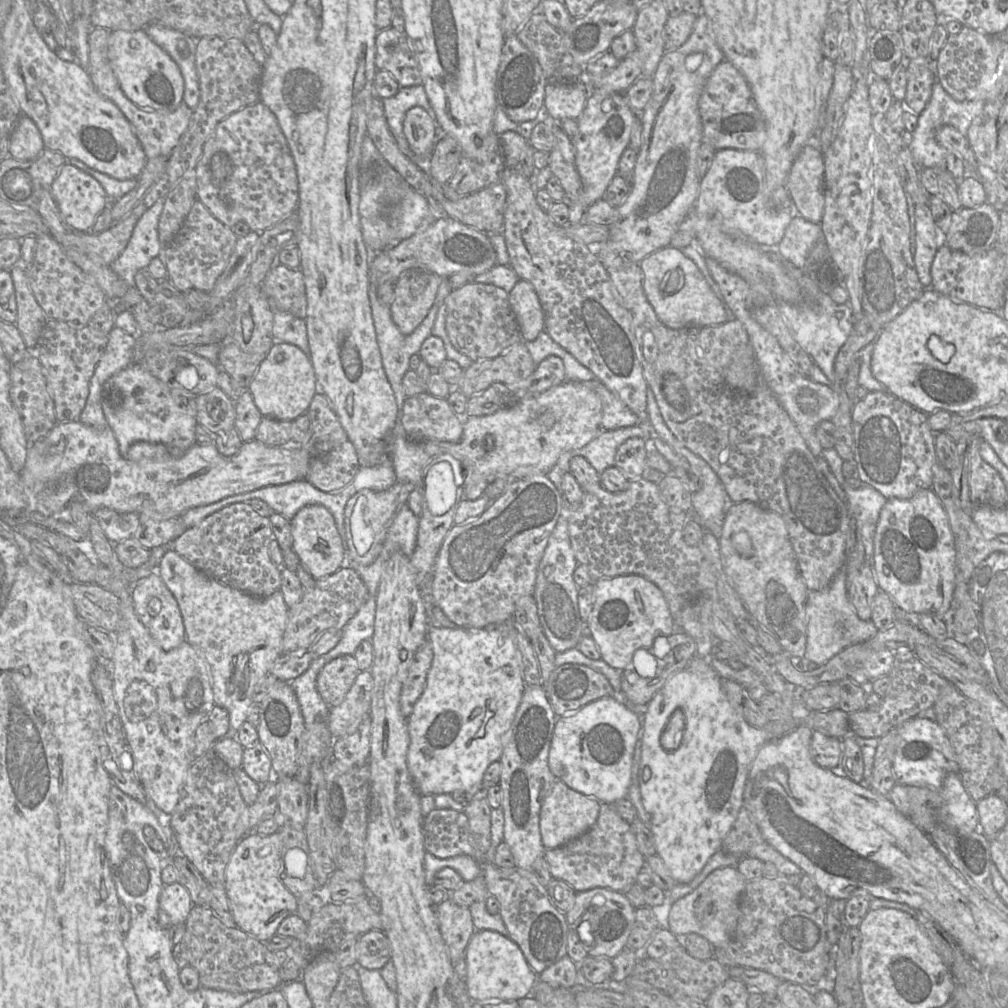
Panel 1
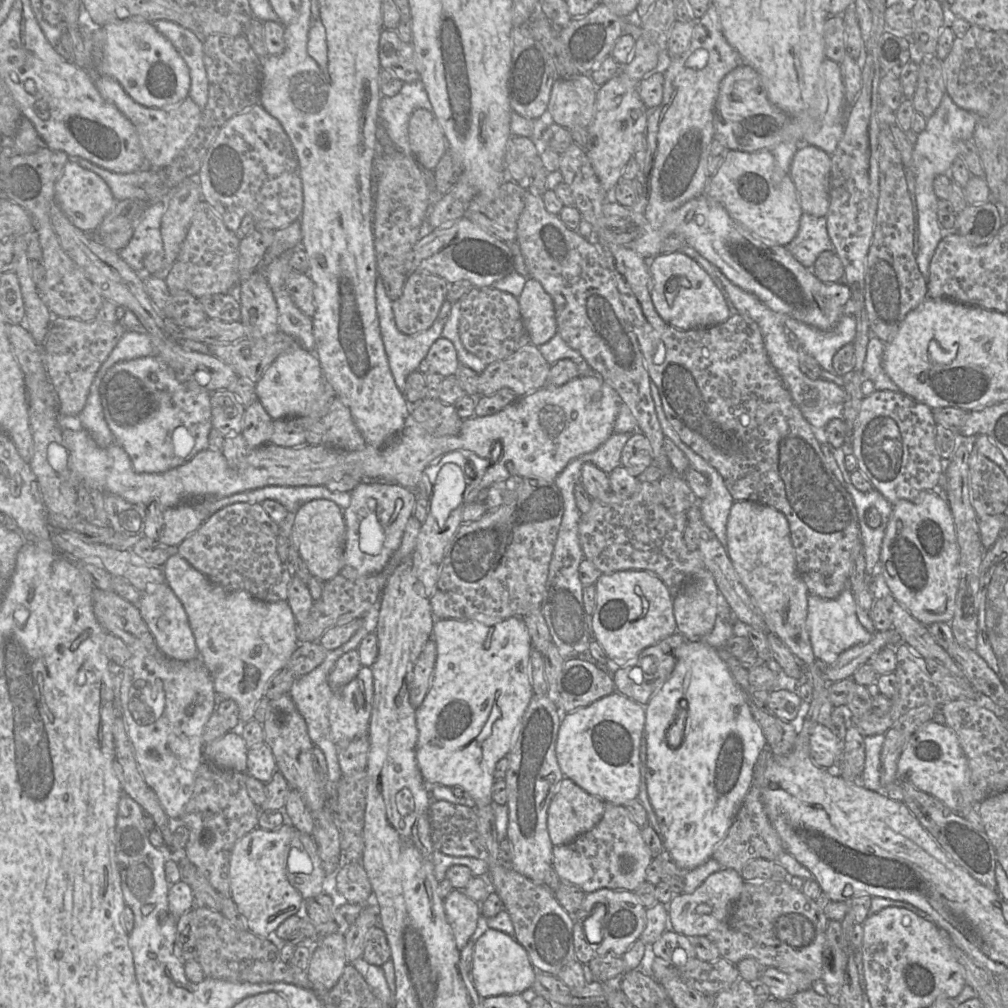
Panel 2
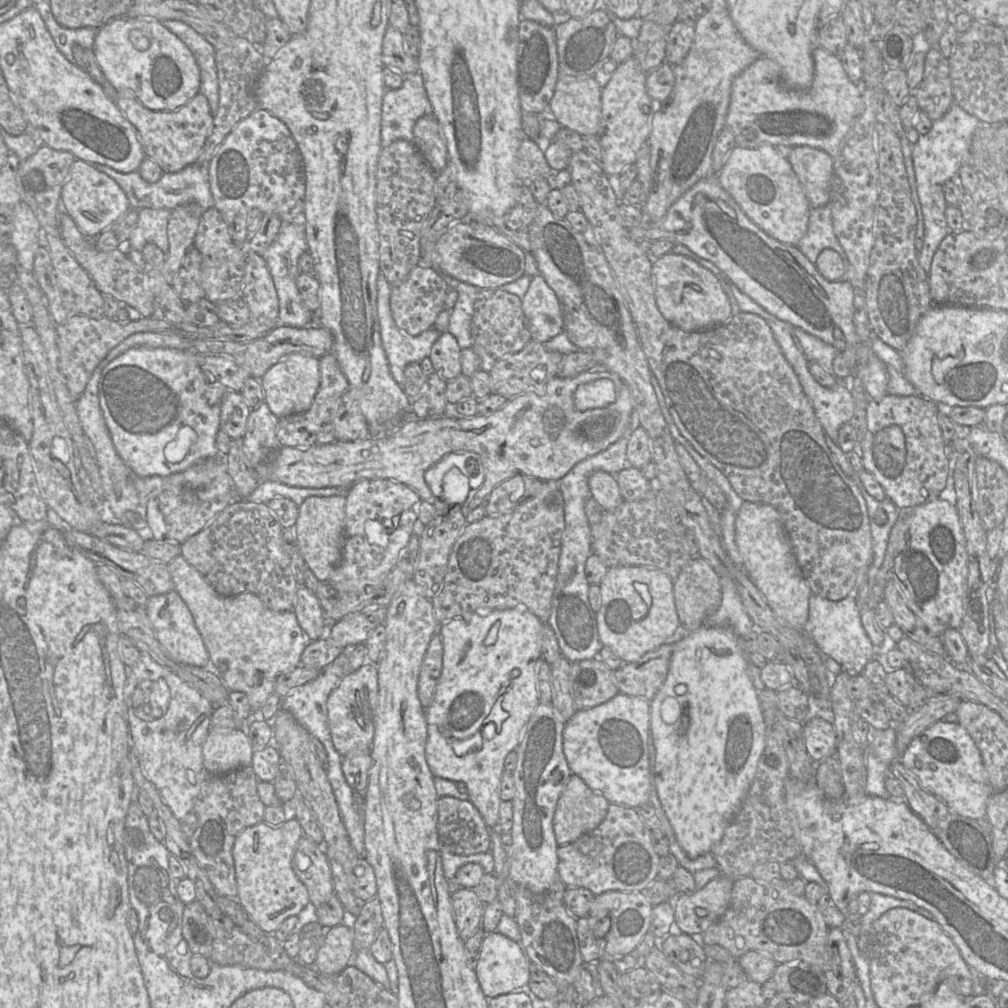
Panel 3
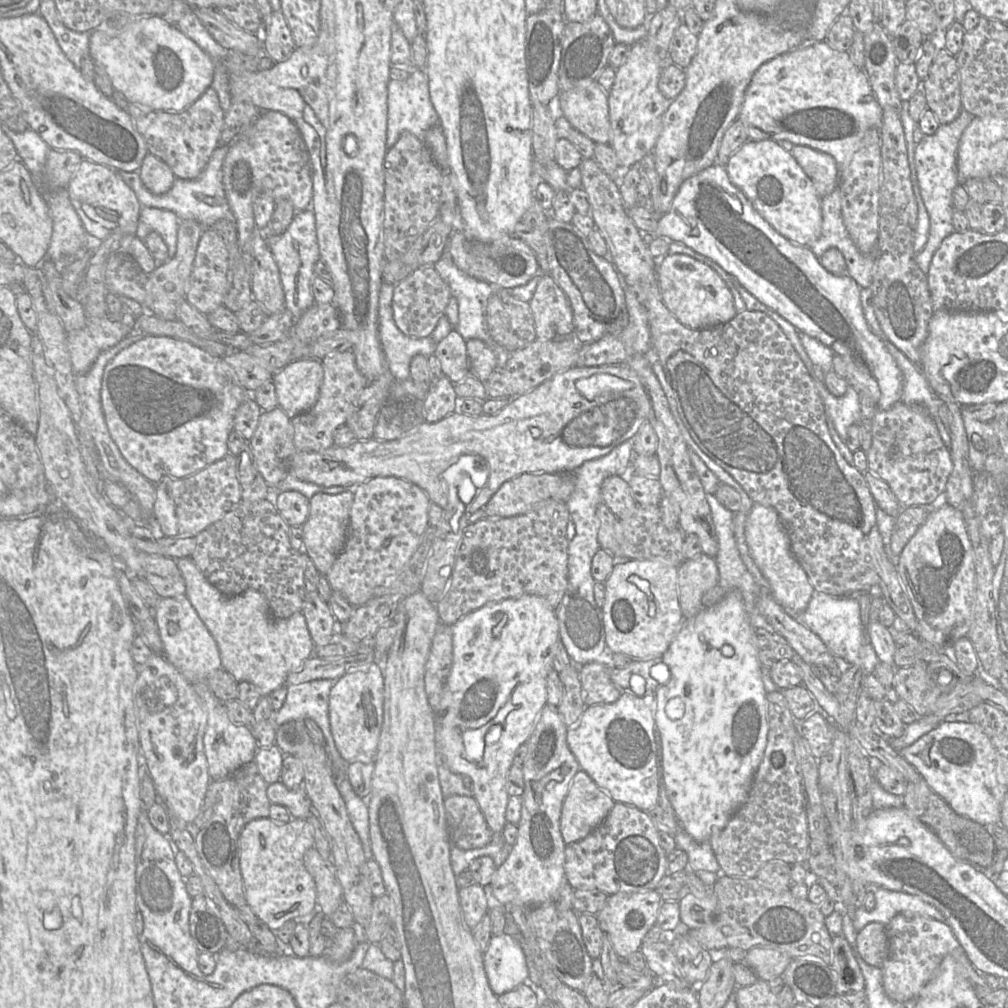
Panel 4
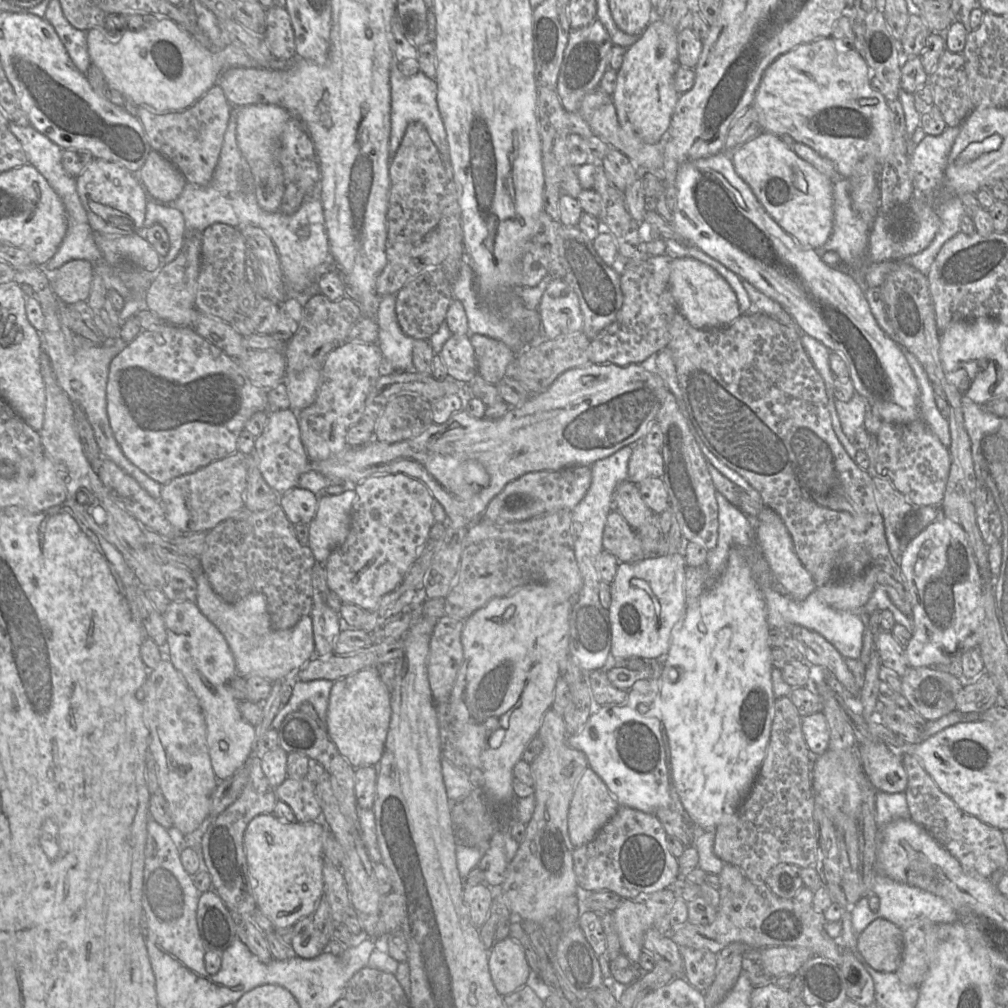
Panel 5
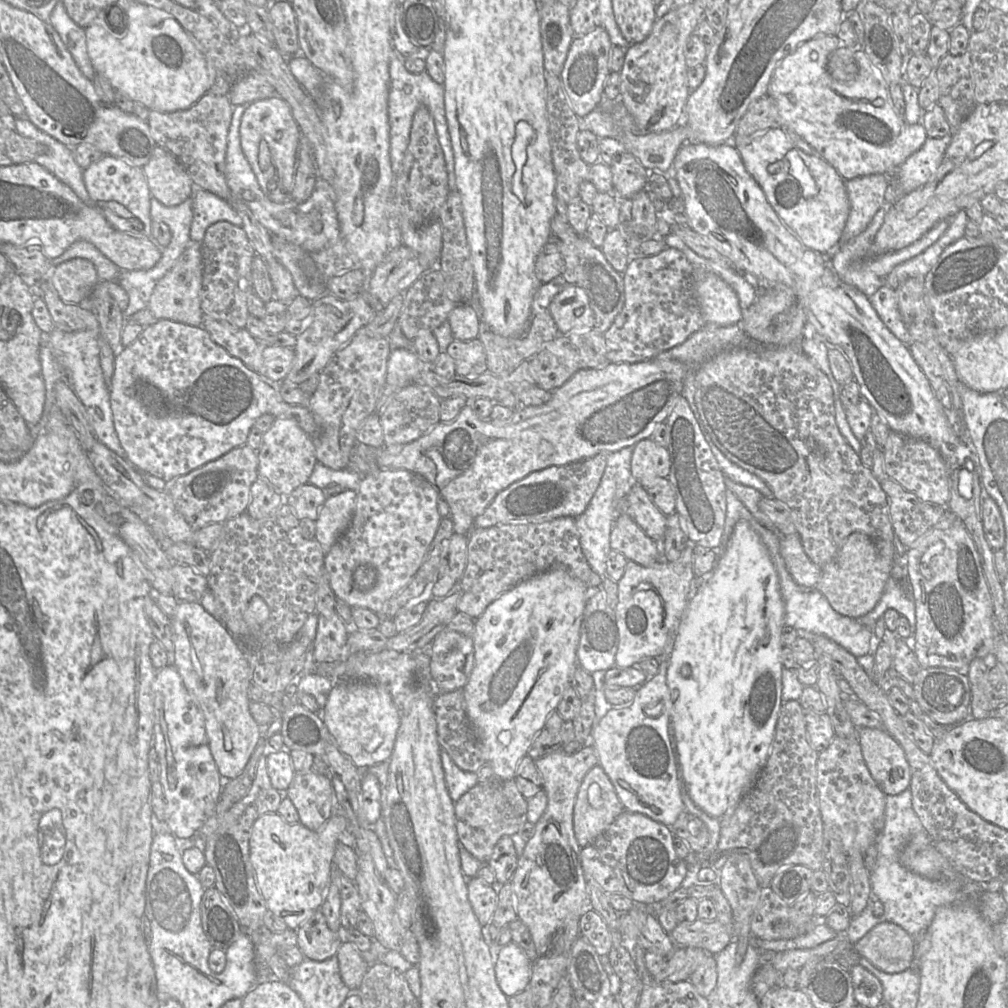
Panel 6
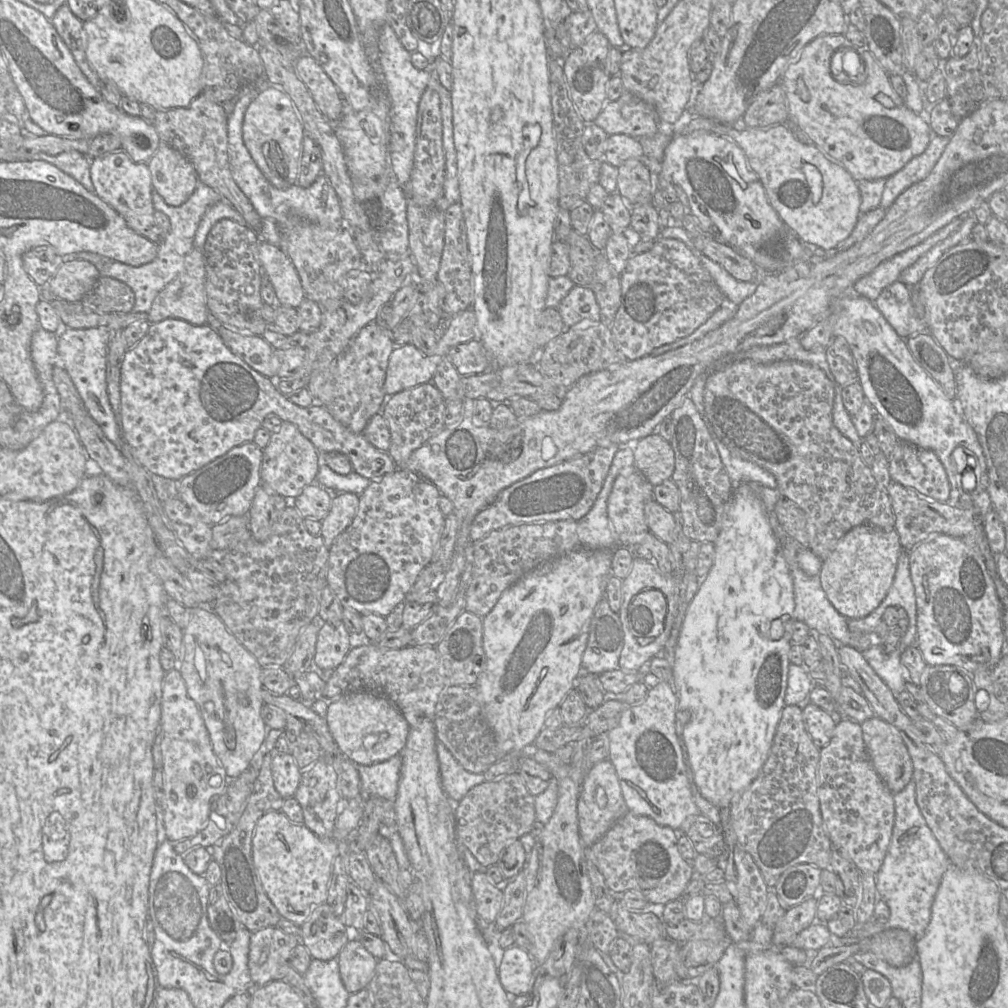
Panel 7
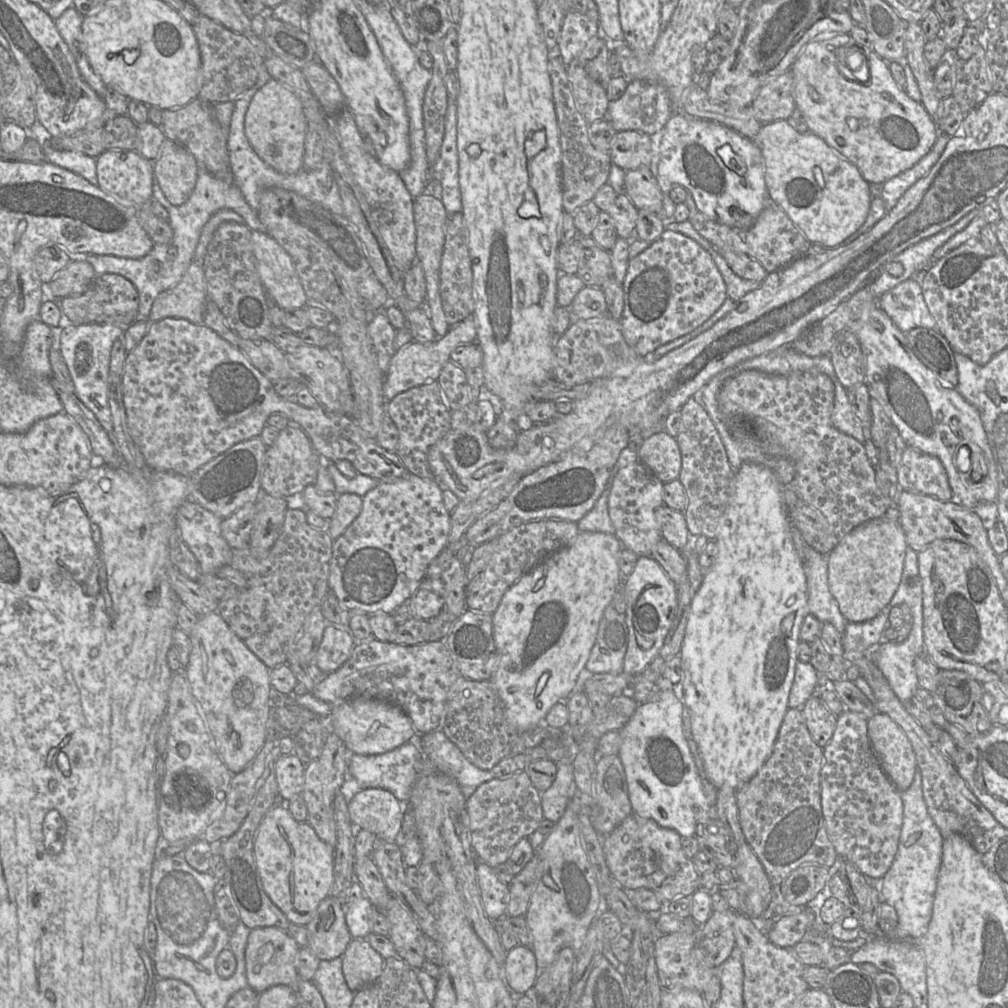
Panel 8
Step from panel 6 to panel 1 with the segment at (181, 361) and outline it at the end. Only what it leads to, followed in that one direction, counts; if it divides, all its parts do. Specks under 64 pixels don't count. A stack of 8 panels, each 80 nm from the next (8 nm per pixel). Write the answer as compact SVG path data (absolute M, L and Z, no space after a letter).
M142 363L129 365L104 383L101 397L102 409L107 424L117 439L123 457L126 456L130 446L139 441L164 444L174 456L180 456L197 443L195 437L195 429L198 425L196 398L173 395L171 391L172 389L168 385L155 378Z

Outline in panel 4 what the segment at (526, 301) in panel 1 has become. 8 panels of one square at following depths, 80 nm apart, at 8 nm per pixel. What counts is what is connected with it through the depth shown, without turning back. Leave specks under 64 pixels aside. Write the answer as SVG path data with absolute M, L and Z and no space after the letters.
M541 275L529 306L538 340L573 335L573 313L569 300L550 276Z

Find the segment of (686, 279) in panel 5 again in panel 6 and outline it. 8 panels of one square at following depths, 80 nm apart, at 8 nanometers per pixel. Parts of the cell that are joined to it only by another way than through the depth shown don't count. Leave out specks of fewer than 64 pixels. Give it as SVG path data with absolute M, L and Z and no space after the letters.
M700 274L696 297L705 324L723 327L741 322L741 308L735 291L716 274Z

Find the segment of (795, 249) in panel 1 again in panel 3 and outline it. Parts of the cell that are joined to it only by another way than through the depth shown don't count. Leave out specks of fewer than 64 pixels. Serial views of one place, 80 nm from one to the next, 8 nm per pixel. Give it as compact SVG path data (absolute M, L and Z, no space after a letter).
M830 202L810 209L807 232L796 246L813 264L822 250L833 249L841 256L845 273L848 271L850 263L833 230Z

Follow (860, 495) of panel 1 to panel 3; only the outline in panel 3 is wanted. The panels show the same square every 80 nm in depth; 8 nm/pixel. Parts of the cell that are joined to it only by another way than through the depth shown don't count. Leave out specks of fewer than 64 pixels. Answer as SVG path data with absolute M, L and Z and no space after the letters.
M861 487L861 491L868 509L873 541L874 556L867 573L868 585L871 589L875 583L880 567L884 562L889 534L898 518L898 508L888 498L878 501L876 498L869 495L863 487Z

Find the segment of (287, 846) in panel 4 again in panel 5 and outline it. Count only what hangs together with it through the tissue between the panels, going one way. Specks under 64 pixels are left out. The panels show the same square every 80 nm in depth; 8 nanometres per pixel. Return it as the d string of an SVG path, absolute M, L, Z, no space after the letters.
M273 814L254 817L244 832L244 850L249 882L257 908L272 922L275 929L293 927L302 918L312 916L323 896L323 833L327 829L321 820L298 822L282 821Z

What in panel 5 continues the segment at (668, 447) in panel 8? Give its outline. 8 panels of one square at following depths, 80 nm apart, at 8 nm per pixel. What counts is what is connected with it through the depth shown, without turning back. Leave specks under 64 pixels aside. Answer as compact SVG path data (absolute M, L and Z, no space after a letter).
M643 441L634 444L628 464L628 480L639 484L650 477L662 477L663 473L664 460L660 449Z

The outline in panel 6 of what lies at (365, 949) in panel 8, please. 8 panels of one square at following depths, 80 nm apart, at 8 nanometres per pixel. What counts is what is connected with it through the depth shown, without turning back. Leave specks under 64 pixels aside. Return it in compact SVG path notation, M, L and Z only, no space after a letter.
M342 942L337 952L340 976L351 992L357 992L368 971L369 964L354 943Z

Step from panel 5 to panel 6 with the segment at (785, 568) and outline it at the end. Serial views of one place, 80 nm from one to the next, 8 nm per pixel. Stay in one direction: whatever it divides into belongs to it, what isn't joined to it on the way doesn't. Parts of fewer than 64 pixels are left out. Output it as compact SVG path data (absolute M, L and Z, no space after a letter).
M799 534L781 536L780 553L793 580L800 586L814 587L821 575L821 568L806 555Z

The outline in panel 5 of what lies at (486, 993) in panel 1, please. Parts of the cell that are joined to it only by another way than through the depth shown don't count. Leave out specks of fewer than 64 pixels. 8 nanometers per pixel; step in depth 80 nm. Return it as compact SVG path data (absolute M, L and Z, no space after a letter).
M510 936L495 941L488 964L494 986L502 996L526 985L531 971L523 947Z

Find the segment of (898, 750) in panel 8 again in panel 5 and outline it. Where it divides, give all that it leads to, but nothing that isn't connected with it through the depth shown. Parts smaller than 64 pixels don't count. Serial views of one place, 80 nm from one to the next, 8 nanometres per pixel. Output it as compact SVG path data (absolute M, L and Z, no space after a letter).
M885 743L858 745L863 771L876 791L884 793L905 792L907 773L902 756L894 753Z

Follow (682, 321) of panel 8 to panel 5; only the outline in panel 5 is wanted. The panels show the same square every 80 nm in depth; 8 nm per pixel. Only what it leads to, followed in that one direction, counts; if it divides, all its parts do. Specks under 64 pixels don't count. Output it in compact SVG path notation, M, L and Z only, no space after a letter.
M664 254L647 256L642 261L626 261L621 275L622 308L615 321L591 340L588 347L590 363L641 364L668 346L670 323L679 313L669 282L672 260Z

